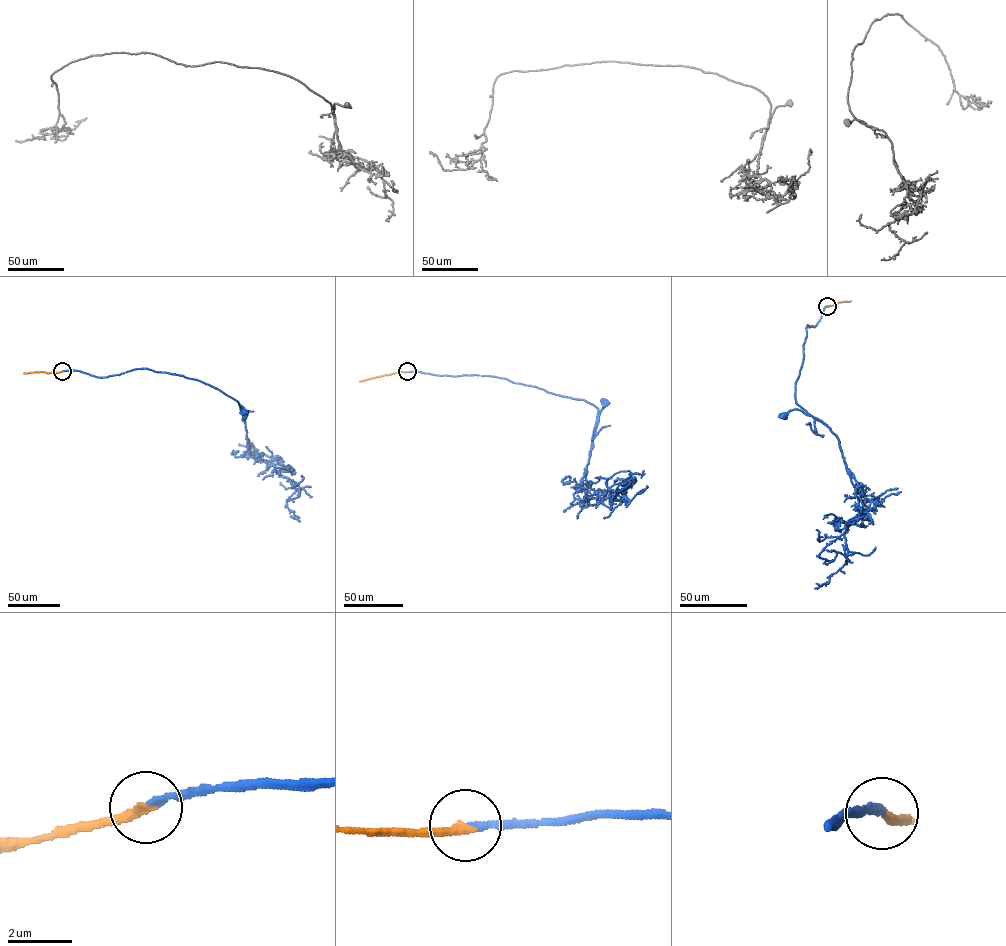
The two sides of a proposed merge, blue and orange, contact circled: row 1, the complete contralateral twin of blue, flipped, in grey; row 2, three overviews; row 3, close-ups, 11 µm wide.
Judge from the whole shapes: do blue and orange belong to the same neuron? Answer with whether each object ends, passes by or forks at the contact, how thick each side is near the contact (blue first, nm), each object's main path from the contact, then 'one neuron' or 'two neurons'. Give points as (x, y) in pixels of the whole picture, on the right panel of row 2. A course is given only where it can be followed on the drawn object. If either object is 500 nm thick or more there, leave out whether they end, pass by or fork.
blue ends there; orange ends there; 170 nm thick on the blue side, 260 nm on the other; blue runs (827, 306), (815, 326), (806, 328), (795, 387), (797, 403), (821, 421), (796, 409), (784, 415); orange runs (827, 306), (851, 301); one neuron

